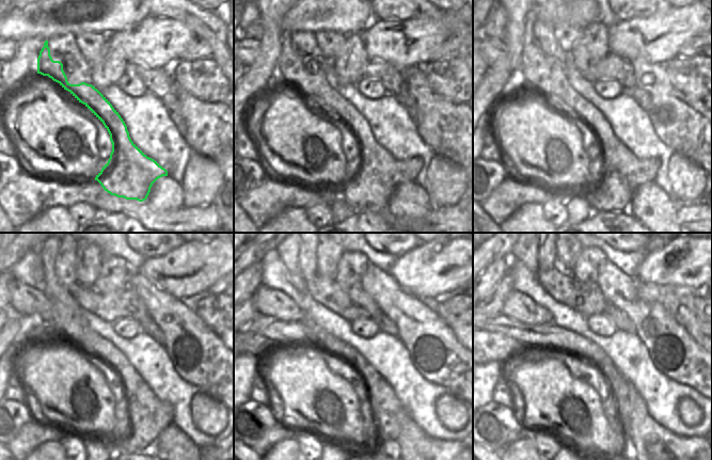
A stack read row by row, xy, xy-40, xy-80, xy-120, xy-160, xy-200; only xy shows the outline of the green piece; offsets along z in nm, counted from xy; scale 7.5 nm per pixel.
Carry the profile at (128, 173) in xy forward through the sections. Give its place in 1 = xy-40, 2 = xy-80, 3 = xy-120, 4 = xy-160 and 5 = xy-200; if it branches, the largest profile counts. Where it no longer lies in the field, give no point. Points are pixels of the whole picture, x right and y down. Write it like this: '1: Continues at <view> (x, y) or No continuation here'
1: Continues at xy-40 (374, 174)
2: Continues at xy-80 (619, 173)
3: Continues at xy-120 (144, 416)
4: Continues at xy-160 (390, 425)
5: Continues at xy-200 (658, 449).

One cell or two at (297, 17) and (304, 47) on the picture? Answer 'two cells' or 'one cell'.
two cells

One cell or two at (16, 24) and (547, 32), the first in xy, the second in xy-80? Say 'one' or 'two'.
two

